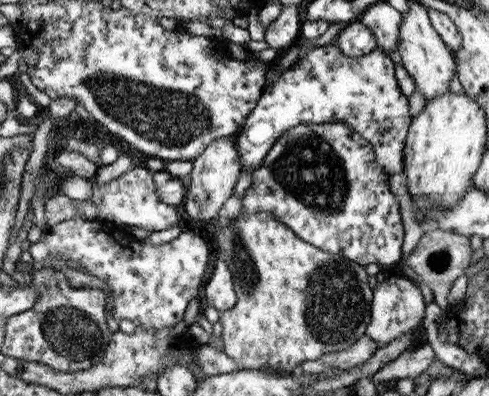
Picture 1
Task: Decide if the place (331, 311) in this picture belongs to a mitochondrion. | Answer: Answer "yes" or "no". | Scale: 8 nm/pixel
yes

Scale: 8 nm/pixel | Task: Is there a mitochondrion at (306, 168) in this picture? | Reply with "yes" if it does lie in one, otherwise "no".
yes

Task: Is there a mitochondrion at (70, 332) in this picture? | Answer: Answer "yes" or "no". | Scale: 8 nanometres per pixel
yes

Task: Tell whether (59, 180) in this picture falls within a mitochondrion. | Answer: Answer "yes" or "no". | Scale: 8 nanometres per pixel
no

